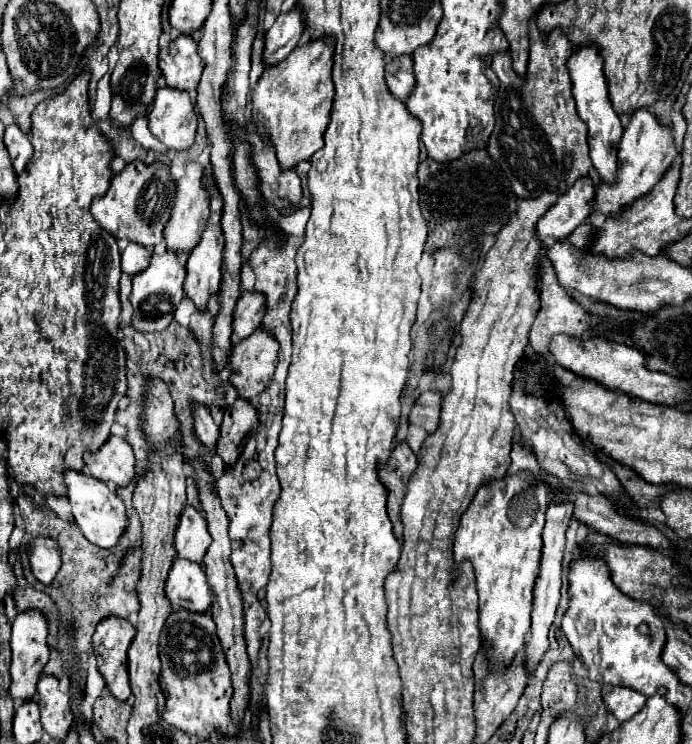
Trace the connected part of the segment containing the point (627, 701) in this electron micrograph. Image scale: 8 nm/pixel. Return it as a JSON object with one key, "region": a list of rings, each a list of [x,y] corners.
{"region":[[[602,686],[602,698],[608,706],[608,710],[620,720],[630,720],[636,712],[642,710],[646,704],[646,696],[634,690],[628,690],[628,686]]]}

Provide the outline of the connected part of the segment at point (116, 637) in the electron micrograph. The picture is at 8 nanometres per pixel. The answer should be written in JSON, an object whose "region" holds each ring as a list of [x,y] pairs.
{"region":[[[104,618],[94,632],[94,654],[98,660],[98,672],[104,676],[108,690],[118,700],[128,700],[128,646],[136,634],[136,628],[124,618]]]}

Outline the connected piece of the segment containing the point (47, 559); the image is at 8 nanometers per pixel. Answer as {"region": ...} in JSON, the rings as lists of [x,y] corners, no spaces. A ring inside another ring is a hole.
{"region":[[[36,538],[30,544],[30,566],[34,576],[44,582],[50,584],[60,568],[60,550],[58,544],[50,538]]]}

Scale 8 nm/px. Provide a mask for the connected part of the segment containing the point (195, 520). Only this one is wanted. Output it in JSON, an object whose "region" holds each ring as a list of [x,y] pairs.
{"region":[[[186,506],[180,514],[180,522],[176,526],[174,534],[174,546],[180,558],[202,562],[208,546],[210,546],[210,534],[208,534],[208,522],[204,514],[192,506]]]}

